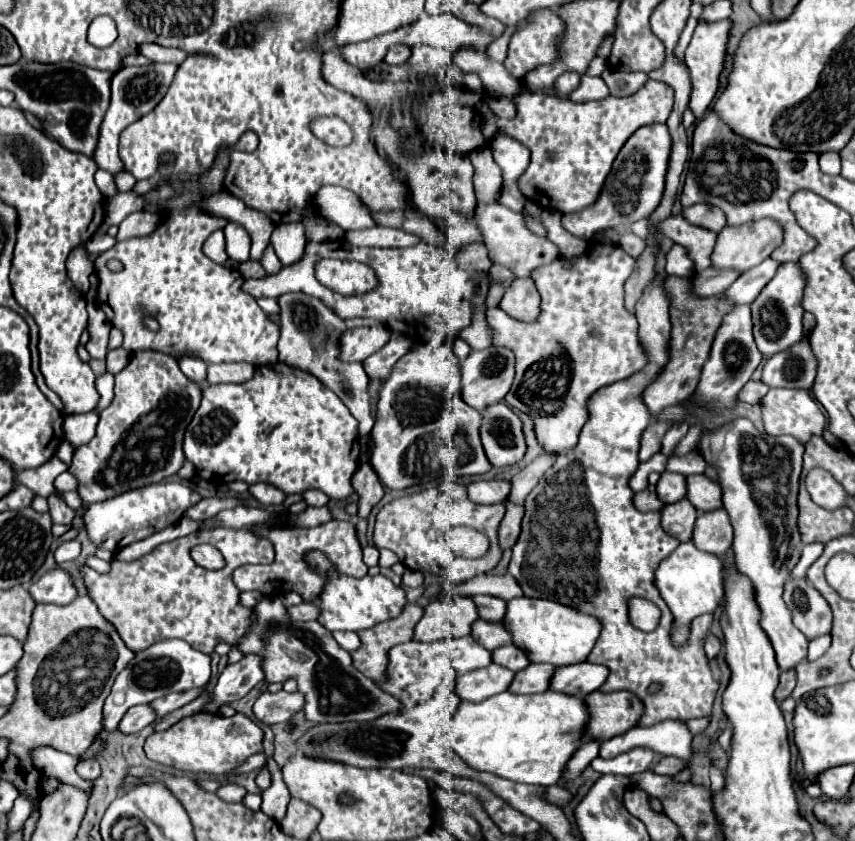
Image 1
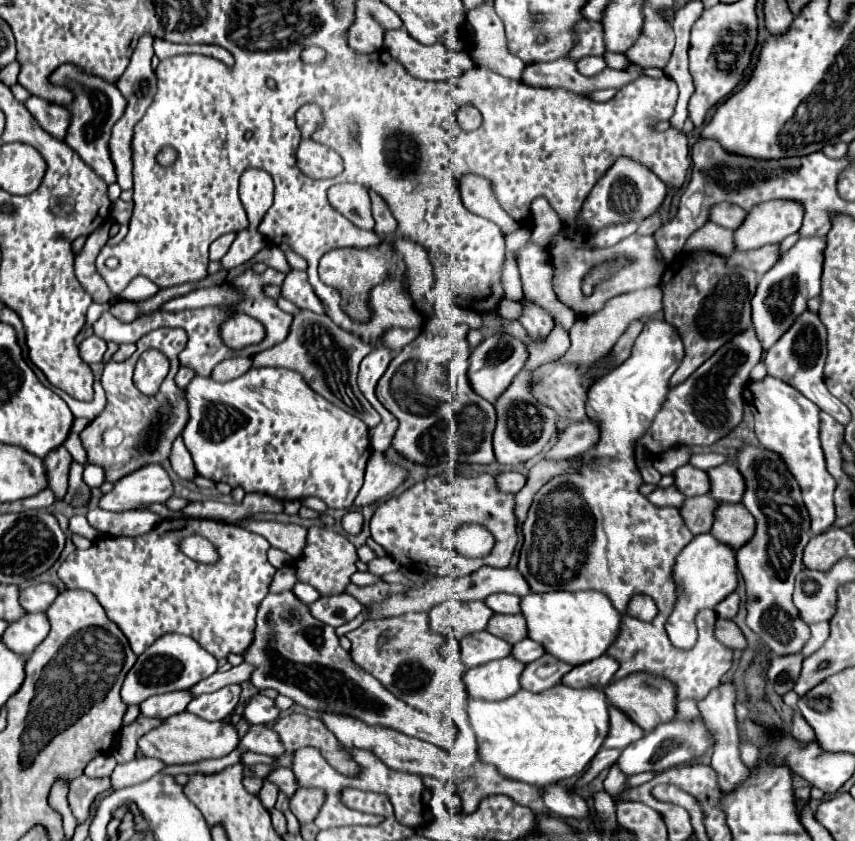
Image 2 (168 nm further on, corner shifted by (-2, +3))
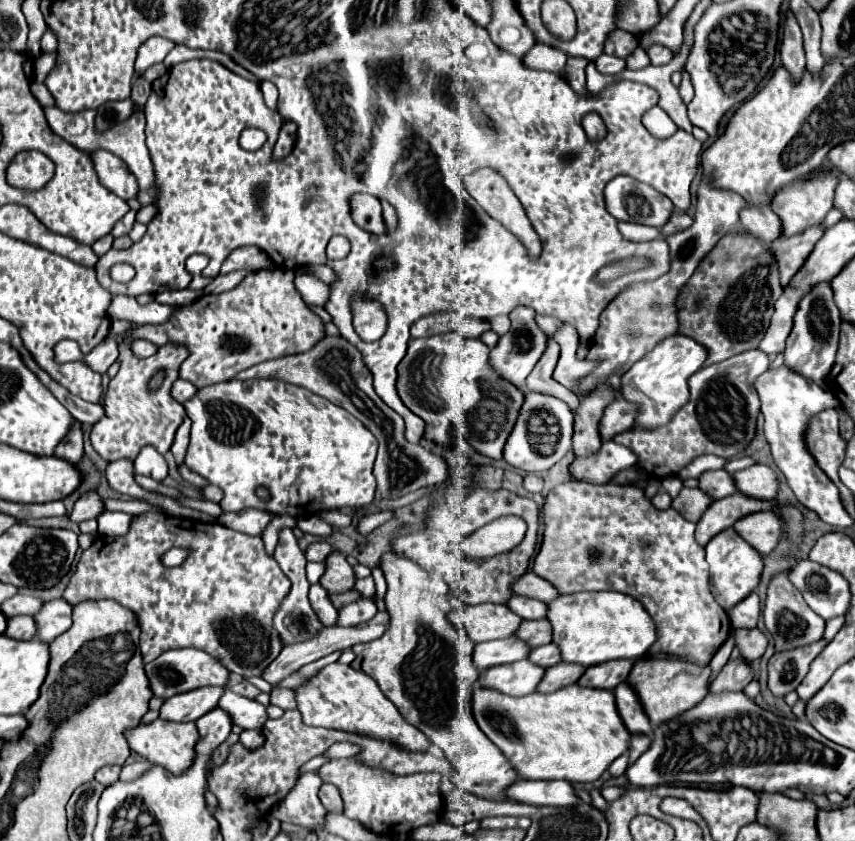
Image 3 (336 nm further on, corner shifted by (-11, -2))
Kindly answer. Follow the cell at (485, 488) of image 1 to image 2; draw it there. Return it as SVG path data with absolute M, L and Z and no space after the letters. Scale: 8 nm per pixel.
M504 472L504 474L500 474L500 476L496 478L496 484L498 484L498 490L516 494L516 492L526 484L526 478L524 478L524 474L520 474L520 472Z

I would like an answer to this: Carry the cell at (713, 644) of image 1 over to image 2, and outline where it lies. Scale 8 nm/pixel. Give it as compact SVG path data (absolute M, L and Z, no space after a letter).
M718 620L716 622L716 638L724 644L724 646L728 646L728 648L732 648L732 650L744 650L746 646L748 646L748 642L746 642L746 638L744 638L744 634L742 634L742 630L738 628L738 624L736 622L732 622L732 620Z

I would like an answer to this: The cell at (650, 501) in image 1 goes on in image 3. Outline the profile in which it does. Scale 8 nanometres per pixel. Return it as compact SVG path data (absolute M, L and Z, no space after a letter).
M681 489L681 493L673 499L671 507L681 513L689 521L699 521L703 511L709 507L711 499L701 491L701 489Z

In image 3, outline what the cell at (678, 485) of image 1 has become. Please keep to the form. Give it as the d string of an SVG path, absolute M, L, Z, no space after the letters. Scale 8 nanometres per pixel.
M705 471L699 477L699 489L711 499L723 499L737 491L733 477L727 471Z

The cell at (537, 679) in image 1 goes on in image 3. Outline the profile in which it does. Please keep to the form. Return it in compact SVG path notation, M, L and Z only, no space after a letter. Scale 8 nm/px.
M557 663L553 667L547 667L541 683L537 685L537 691L539 693L553 693L561 687L573 685L583 675L583 671L585 671L585 667L575 665L575 663Z

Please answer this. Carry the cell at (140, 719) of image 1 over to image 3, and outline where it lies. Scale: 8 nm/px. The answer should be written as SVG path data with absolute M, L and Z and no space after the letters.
M203 687L193 689L191 693L175 695L161 705L159 717L167 721L197 721L197 717L217 705L221 691L221 687Z

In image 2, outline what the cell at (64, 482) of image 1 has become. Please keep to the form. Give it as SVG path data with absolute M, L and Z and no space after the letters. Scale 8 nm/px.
M88 464L84 468L84 482L90 486L90 488L98 488L106 482L106 474L102 472L102 468L98 468L96 464Z

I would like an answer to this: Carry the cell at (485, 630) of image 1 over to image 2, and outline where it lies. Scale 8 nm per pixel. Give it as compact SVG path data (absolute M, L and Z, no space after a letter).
M496 614L490 624L488 624L490 634L506 640L508 644L516 644L528 636L528 626L526 618L522 614L516 616L506 616L506 614Z

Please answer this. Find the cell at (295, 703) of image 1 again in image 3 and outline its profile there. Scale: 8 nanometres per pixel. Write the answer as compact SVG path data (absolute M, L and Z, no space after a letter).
M227 685L223 687L221 707L231 713L233 725L239 725L243 729L261 729L265 725L267 717L267 705L233 693Z

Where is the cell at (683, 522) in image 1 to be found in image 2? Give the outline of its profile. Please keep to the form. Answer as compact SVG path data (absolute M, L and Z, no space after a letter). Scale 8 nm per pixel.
M708 494L696 496L696 498L686 498L684 506L680 508L680 514L682 514L686 526L690 528L690 532L696 536L696 534L710 532L710 528L714 524L714 510L718 506L720 506L720 502Z

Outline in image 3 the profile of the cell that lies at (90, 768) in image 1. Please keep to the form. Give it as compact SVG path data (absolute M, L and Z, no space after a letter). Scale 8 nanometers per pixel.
M107 765L107 767L101 767L101 769L97 771L95 779L97 779L99 783L103 783L103 785L111 785L111 783L115 783L115 781L119 779L119 771L121 771L119 765Z

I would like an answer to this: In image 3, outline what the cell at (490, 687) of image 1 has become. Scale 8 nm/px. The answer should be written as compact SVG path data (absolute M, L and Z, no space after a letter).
M525 659L511 665L495 665L483 671L477 679L477 685L485 689L495 689L511 697L523 697L535 691L541 677L543 677L543 667L533 665L531 661Z

